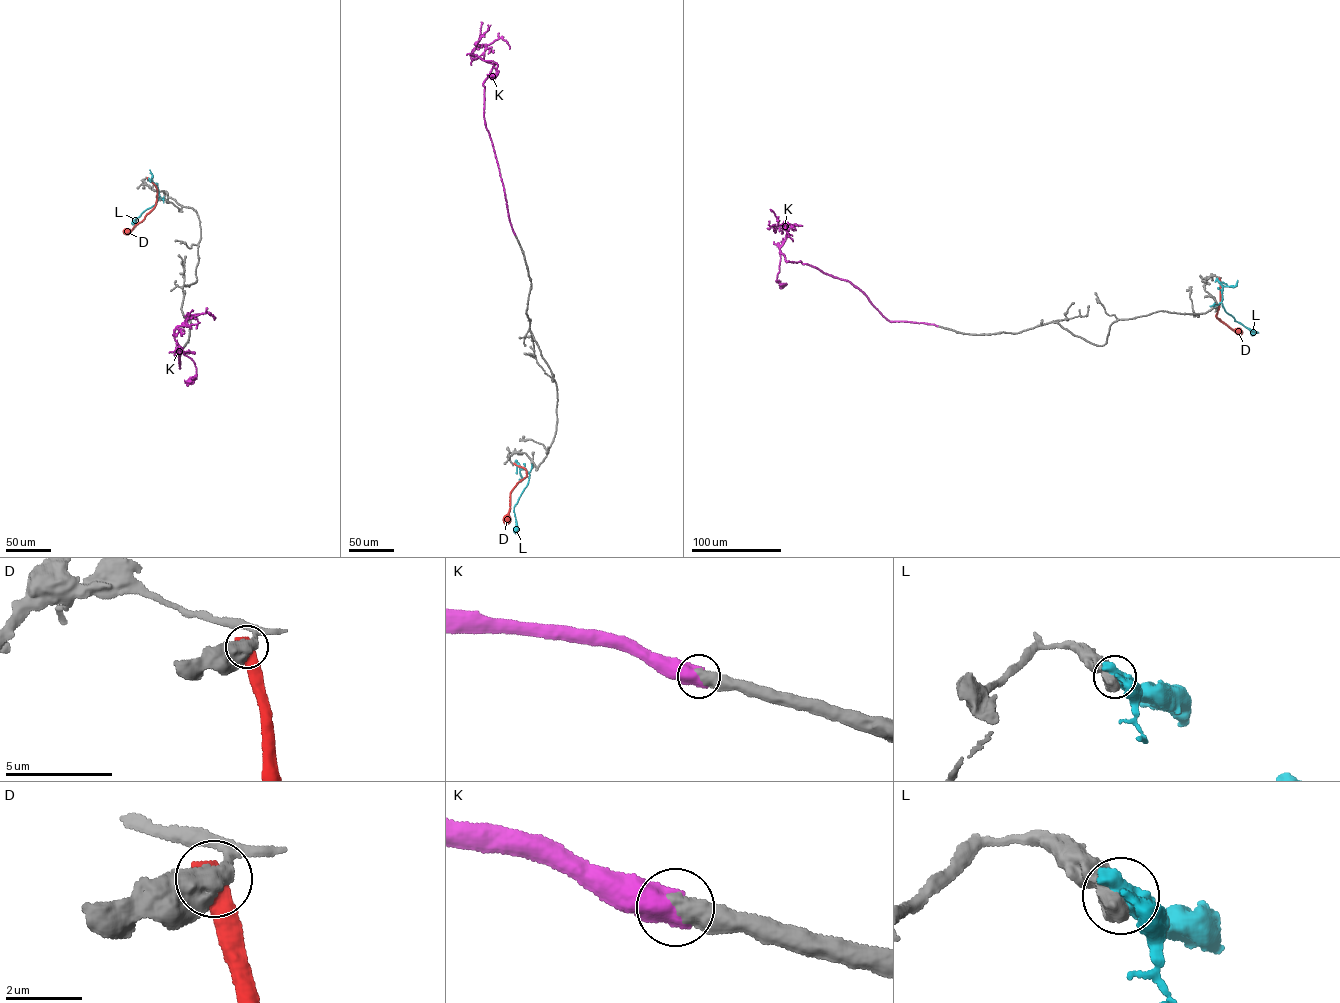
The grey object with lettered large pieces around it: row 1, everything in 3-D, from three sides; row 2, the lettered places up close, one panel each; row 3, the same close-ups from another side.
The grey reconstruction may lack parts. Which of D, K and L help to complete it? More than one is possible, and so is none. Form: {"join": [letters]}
{"join": ["K"]}

